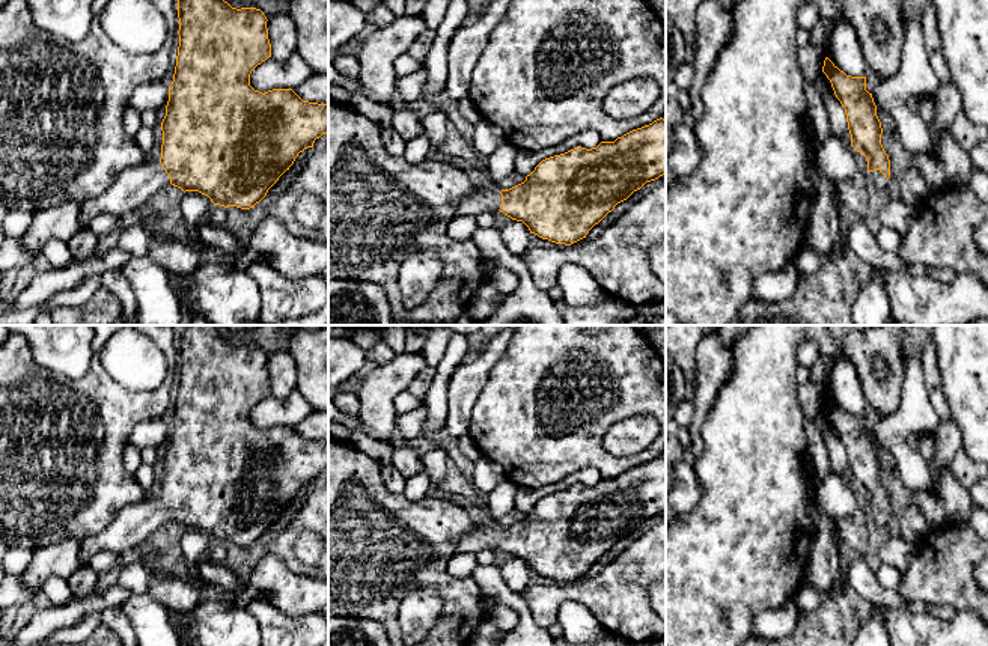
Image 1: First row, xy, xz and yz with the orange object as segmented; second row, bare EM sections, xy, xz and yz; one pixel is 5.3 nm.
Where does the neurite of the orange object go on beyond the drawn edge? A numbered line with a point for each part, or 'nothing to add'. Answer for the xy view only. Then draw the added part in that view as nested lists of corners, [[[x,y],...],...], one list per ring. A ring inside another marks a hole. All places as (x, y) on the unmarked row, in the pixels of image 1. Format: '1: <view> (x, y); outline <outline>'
1: xy (134, 523); outline [[[145,497],[142,501],[122,507],[102,532],[83,539],[81,566],[89,566],[92,557],[99,551],[110,551],[117,556],[127,553],[169,521],[170,515],[160,498]]]

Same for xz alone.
1: xz (482, 536); outline [[[494,523],[476,524],[458,541],[458,553],[480,553],[482,550],[497,550],[502,542],[502,532]]]

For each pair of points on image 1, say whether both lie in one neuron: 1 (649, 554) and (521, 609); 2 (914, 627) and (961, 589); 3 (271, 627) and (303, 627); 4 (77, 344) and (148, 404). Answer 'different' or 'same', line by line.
1: different
2: different
3: same
4: different

